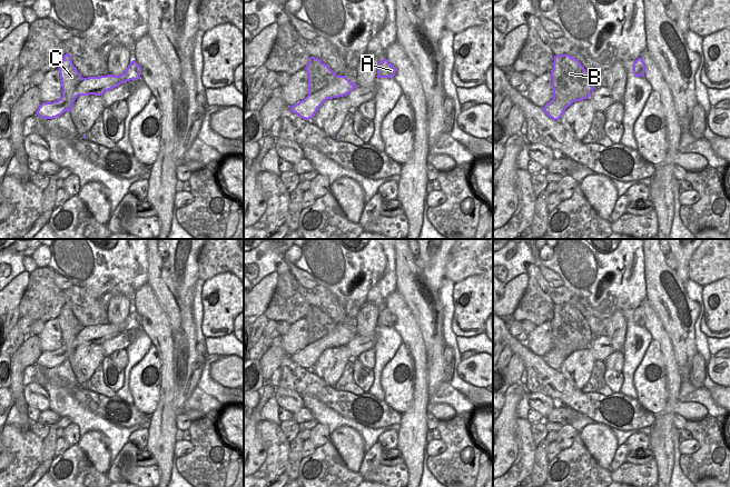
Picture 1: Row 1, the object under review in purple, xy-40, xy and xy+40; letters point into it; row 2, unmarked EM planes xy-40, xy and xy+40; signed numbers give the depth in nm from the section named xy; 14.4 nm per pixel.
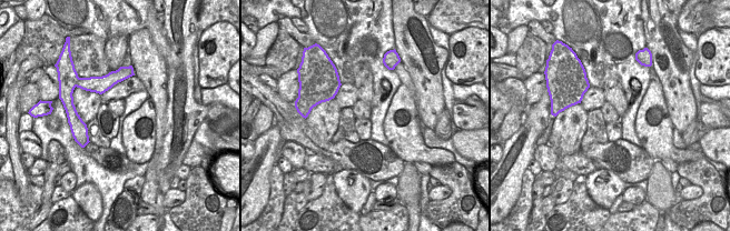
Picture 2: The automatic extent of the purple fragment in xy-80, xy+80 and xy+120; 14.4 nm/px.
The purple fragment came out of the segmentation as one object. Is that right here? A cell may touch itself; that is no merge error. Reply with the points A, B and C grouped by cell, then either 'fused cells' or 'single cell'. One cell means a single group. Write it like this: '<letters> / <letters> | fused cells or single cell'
A B / C | fused cells

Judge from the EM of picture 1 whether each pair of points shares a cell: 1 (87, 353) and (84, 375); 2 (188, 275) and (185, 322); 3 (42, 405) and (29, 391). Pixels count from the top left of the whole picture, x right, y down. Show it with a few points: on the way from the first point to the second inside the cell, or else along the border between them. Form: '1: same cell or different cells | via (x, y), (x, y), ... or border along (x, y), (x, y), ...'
1: same cell | via (86, 358), (84, 369)
2: different cells | border along (171, 280), (178, 295), (191, 308)
3: same cell | via (39, 401), (32, 395)

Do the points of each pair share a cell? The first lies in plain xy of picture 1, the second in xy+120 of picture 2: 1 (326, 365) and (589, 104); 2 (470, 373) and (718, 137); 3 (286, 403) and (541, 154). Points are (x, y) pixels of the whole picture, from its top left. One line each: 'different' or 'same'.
1: different
2: different
3: same

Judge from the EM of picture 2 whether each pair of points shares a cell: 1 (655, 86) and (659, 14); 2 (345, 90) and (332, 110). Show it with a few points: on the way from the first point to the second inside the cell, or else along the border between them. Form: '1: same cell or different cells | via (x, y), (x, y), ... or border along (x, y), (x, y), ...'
1: different cells | border along (657, 76), (666, 100)
2: different cells | border along (334, 98), (341, 109)

